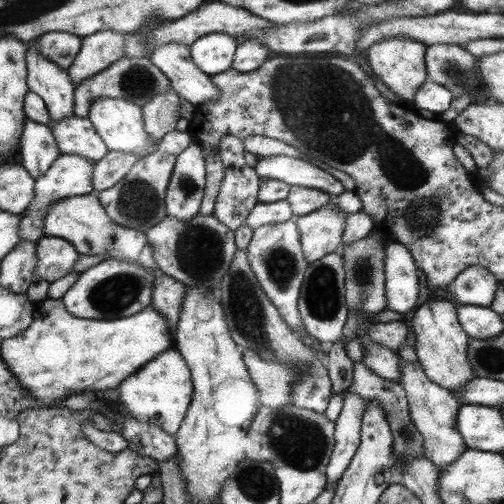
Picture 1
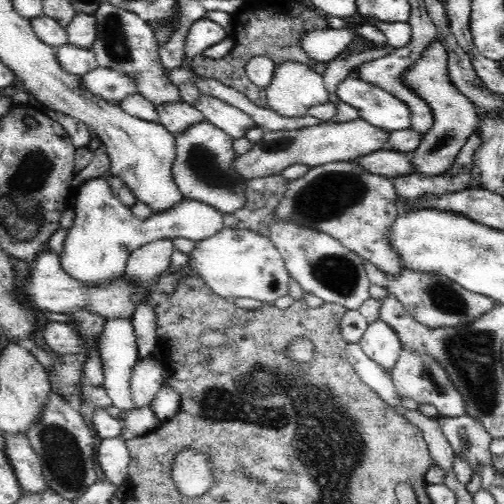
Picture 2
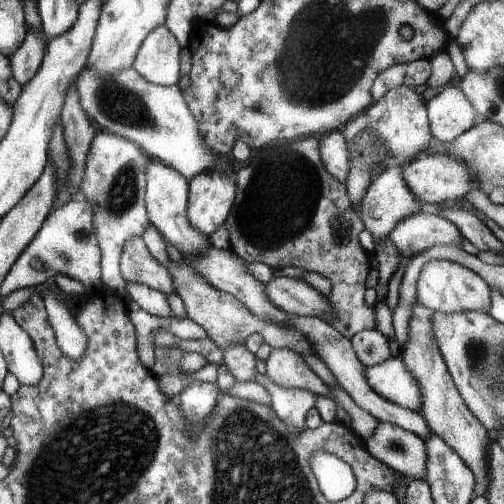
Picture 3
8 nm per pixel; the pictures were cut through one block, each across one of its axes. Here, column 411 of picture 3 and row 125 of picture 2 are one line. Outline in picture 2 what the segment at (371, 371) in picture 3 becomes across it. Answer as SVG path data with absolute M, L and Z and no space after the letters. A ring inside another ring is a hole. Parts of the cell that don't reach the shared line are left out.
M348 76L338 86L340 102L354 106L360 112L360 118L372 126L378 126L386 132L408 130L412 124L410 108L392 92L382 90L376 84L364 82L362 78Z

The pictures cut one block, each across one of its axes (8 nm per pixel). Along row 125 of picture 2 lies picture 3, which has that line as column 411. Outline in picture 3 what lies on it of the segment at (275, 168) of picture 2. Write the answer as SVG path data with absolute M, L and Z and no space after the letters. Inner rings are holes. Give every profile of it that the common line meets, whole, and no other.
M415 304L413 308L413 316L409 322L409 340L407 346L403 348L403 362L405 366L415 374L415 378L421 382L421 394L423 394L423 406L421 406L421 414L429 424L431 434L439 436L461 460L463 464L471 470L471 474L475 476L475 496L485 496L487 498L487 490L491 484L491 476L489 476L489 448L491 448L491 438L489 438L489 430L469 412L463 396L459 394L447 364L437 348L437 342L433 338L431 332L431 310L425 310L423 306Z

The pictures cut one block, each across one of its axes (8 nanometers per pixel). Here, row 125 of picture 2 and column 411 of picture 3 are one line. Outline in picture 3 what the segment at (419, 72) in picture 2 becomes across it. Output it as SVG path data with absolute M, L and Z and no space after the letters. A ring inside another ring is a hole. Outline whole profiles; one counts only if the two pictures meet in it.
M381 422L365 440L367 450L389 470L407 480L425 480L427 448L425 440L395 424Z

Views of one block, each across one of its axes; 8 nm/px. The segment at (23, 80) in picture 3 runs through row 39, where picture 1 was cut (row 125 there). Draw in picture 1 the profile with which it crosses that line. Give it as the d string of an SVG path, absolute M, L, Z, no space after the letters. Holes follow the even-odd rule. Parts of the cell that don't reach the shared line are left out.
M33 120L25 122L25 128L21 132L21 166L37 180L43 176L49 166L59 156L59 148L55 142L55 136L49 126L37 124Z

